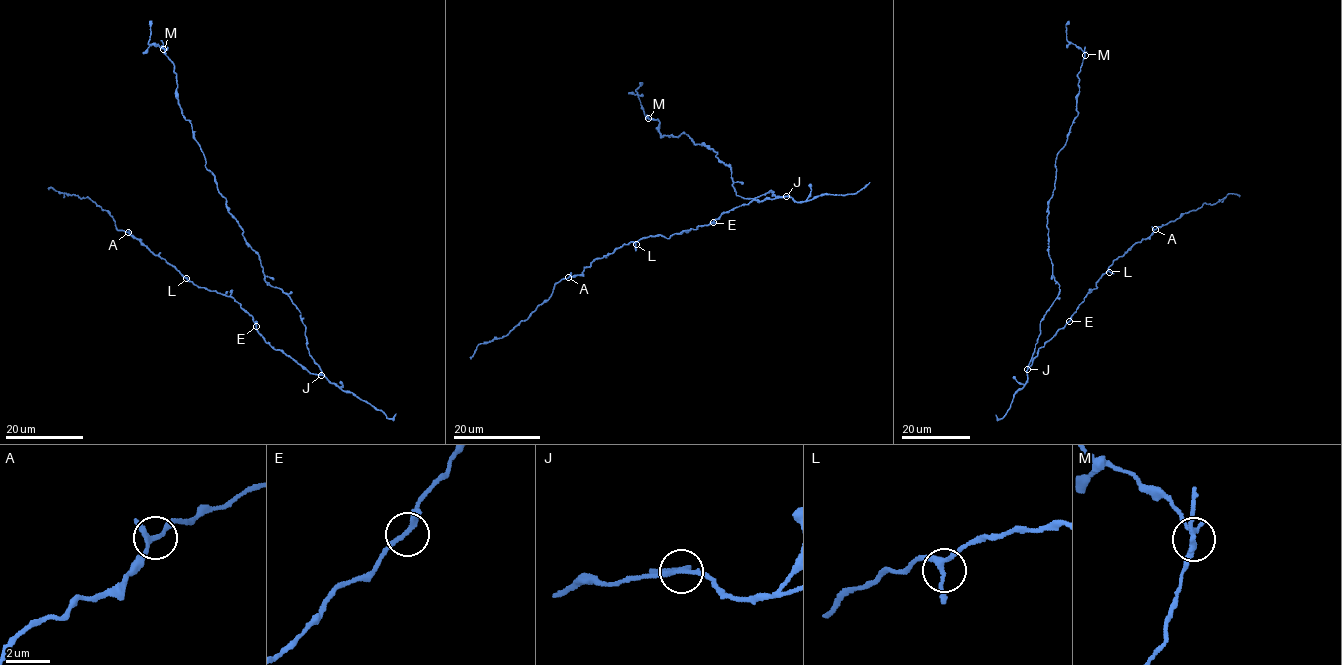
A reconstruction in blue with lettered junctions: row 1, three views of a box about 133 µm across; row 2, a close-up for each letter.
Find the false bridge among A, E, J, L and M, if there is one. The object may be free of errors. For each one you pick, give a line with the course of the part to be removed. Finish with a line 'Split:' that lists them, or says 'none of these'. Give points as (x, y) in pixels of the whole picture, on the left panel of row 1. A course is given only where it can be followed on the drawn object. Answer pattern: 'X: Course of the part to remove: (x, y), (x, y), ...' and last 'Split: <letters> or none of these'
M: Course of the part to remove: (163, 49), (148, 44), (149, 21)
Split: M

